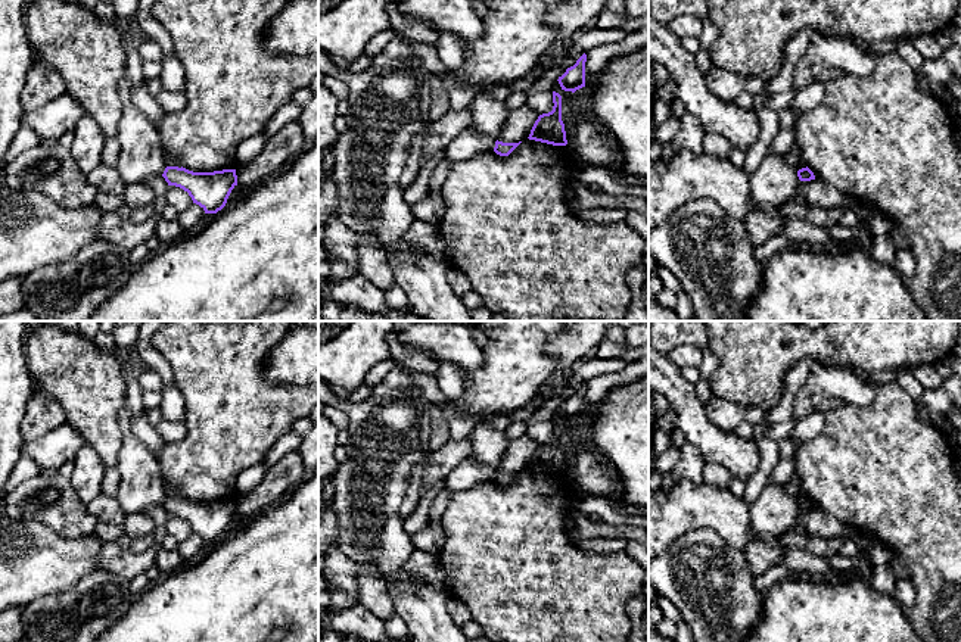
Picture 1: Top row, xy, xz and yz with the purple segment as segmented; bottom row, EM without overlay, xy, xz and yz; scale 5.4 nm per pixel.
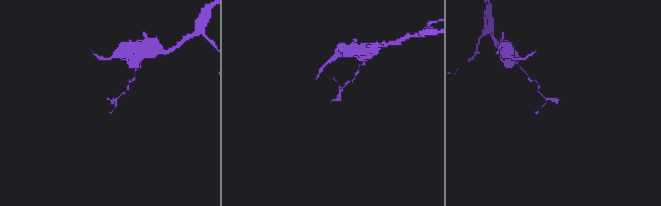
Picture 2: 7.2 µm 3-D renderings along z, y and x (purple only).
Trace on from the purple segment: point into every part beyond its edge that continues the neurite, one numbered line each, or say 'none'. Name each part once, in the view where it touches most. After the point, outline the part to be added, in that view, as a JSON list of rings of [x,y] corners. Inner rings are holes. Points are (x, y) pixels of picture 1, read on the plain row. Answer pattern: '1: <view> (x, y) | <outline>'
none

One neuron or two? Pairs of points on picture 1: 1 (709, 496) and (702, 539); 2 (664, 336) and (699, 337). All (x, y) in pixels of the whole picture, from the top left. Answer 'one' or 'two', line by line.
1: two
2: one

